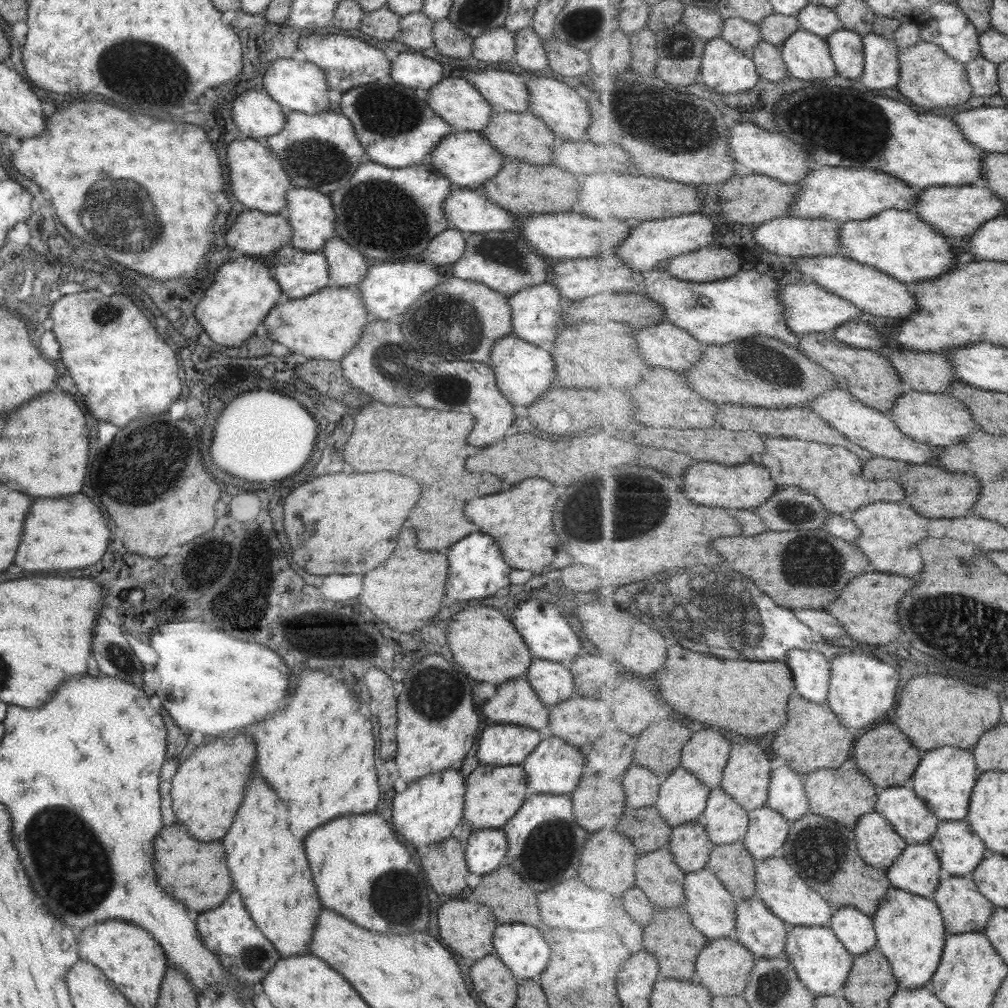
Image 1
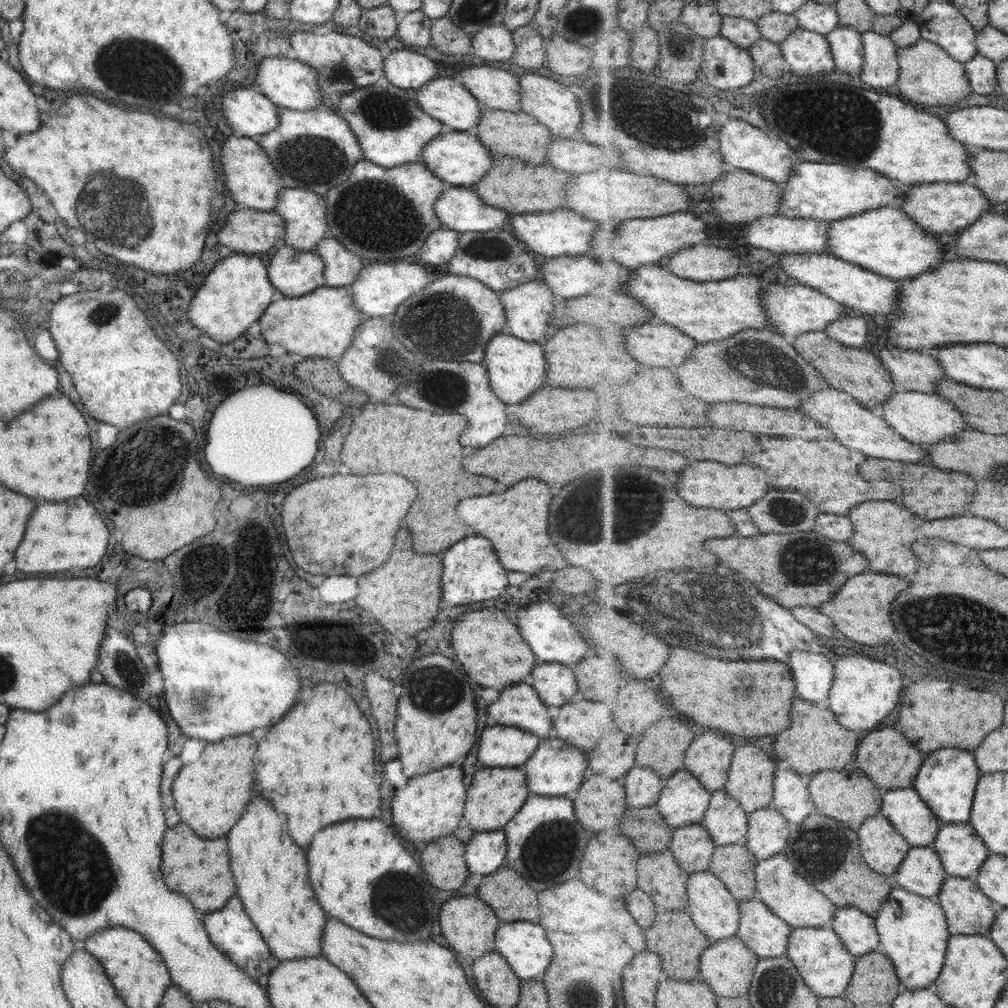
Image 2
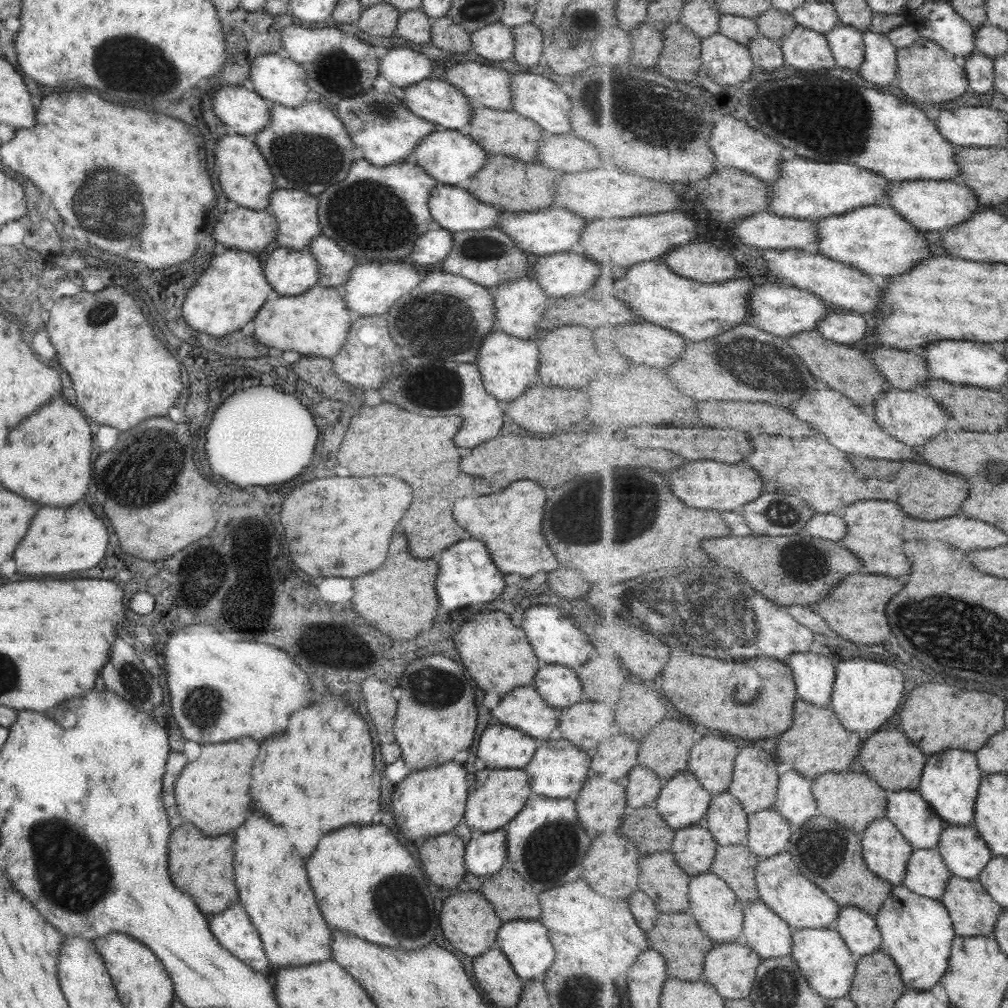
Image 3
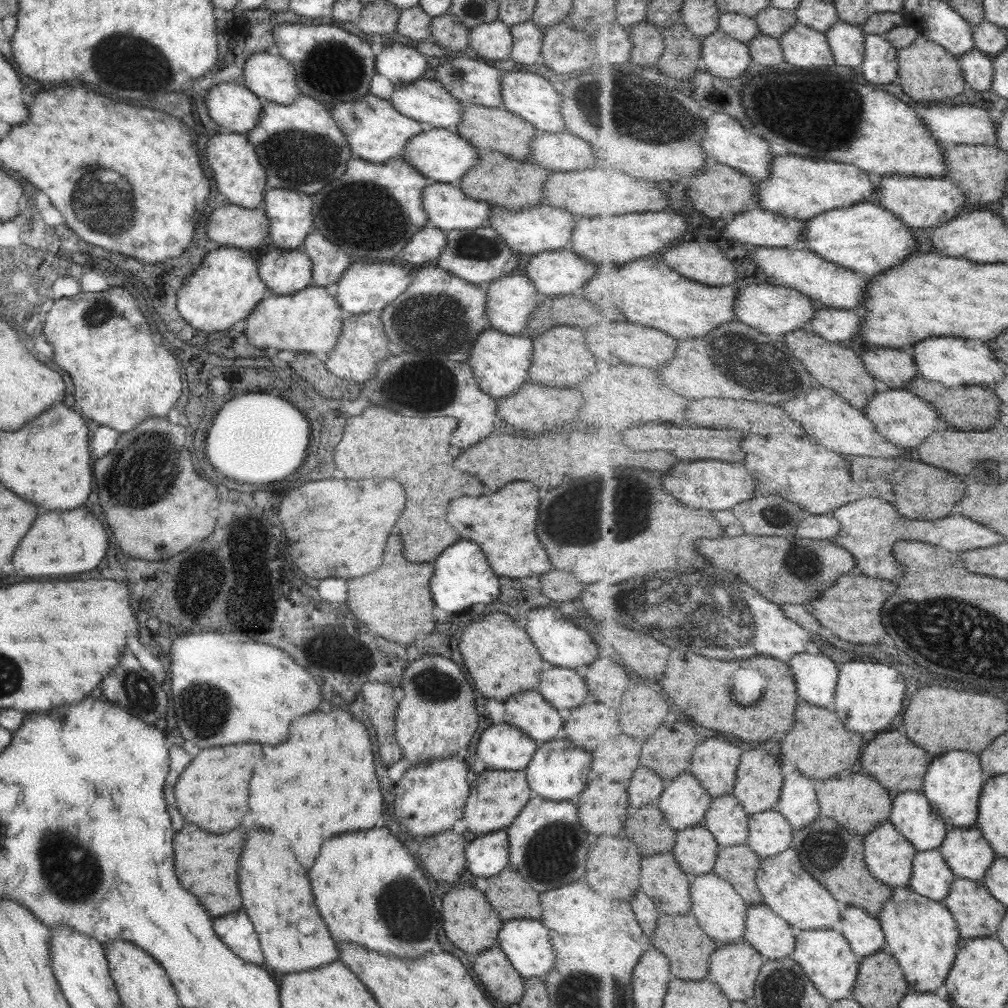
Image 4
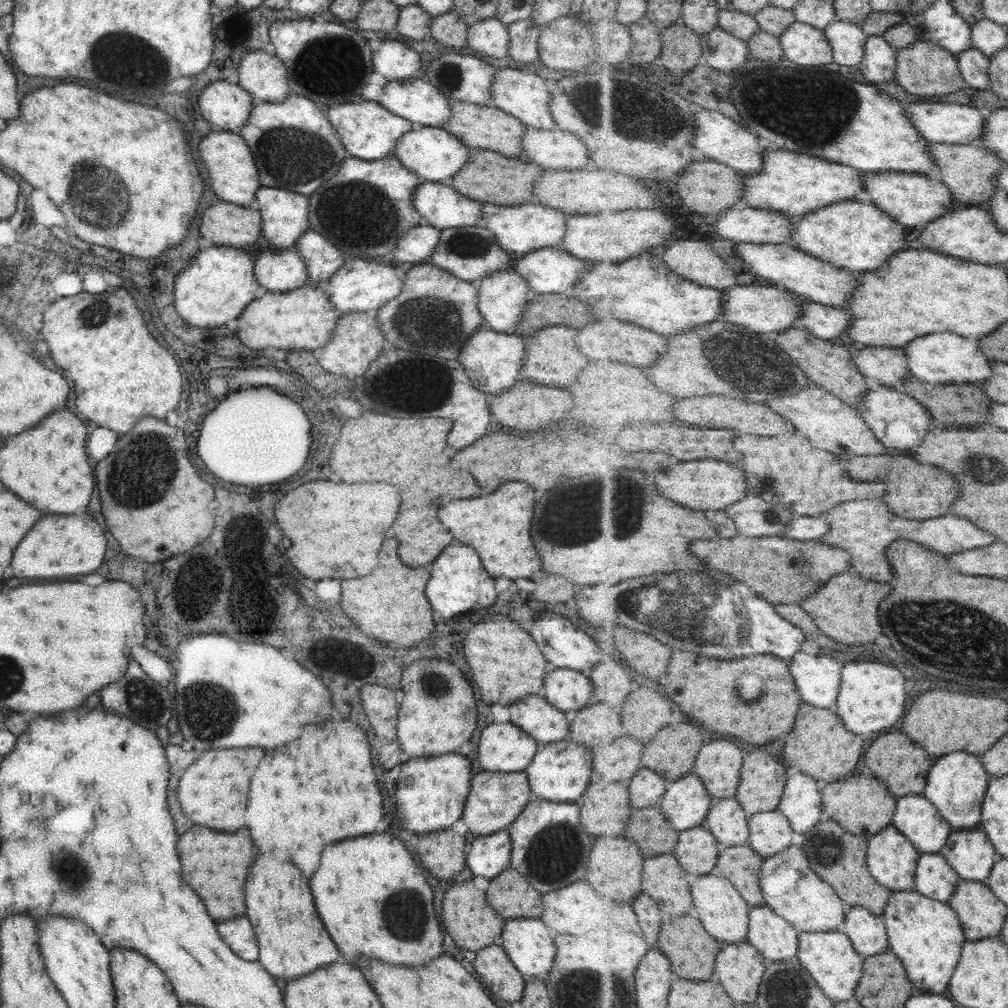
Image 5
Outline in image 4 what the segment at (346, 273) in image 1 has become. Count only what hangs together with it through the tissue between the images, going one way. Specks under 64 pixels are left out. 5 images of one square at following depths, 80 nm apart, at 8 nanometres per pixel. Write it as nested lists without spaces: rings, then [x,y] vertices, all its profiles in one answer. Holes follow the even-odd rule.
[[[310,232],[303,240],[299,252],[305,253],[312,262],[311,285],[332,289],[349,267],[349,256],[333,246],[319,232]]]

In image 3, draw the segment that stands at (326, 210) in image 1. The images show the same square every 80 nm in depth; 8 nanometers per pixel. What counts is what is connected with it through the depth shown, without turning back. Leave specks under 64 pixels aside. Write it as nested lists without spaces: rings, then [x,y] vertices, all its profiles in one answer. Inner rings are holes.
[[[274,189],[268,208],[277,219],[275,240],[279,247],[307,250],[308,244],[320,235],[315,196],[297,189]]]

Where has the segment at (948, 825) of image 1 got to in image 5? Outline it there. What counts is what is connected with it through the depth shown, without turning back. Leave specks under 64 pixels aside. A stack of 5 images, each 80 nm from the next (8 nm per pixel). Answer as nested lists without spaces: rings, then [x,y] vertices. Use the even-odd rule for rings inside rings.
[[[978,829],[953,830],[941,854],[965,880],[984,881],[992,875],[1001,855],[988,833]]]

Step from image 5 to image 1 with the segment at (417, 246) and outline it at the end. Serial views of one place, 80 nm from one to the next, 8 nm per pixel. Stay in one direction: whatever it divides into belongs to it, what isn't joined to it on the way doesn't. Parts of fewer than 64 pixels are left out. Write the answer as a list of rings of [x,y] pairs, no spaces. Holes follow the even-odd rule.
[[[455,228],[443,230],[429,241],[424,254],[429,256],[425,260],[432,265],[453,265],[455,261],[463,254],[465,250],[465,239]]]

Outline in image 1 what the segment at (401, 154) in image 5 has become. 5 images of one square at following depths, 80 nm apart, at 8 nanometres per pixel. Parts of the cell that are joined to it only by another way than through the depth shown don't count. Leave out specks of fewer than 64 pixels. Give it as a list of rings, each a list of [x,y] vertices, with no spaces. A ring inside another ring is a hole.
[[[456,130],[445,139],[441,139],[437,147],[429,153],[426,161],[450,183],[457,184],[461,189],[479,191],[491,176],[495,176],[501,170],[504,160],[491,145],[480,133]]]

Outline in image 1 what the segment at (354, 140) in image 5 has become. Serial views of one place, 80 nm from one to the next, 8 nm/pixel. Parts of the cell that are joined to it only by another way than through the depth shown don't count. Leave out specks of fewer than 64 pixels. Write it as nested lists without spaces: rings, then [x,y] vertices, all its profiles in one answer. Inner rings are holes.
[[[395,82],[363,84],[351,88],[341,96],[339,110],[351,122],[353,133],[367,160],[390,169],[405,168],[426,161],[441,139],[454,132],[449,124],[435,116],[423,96],[417,98],[413,90]]]

